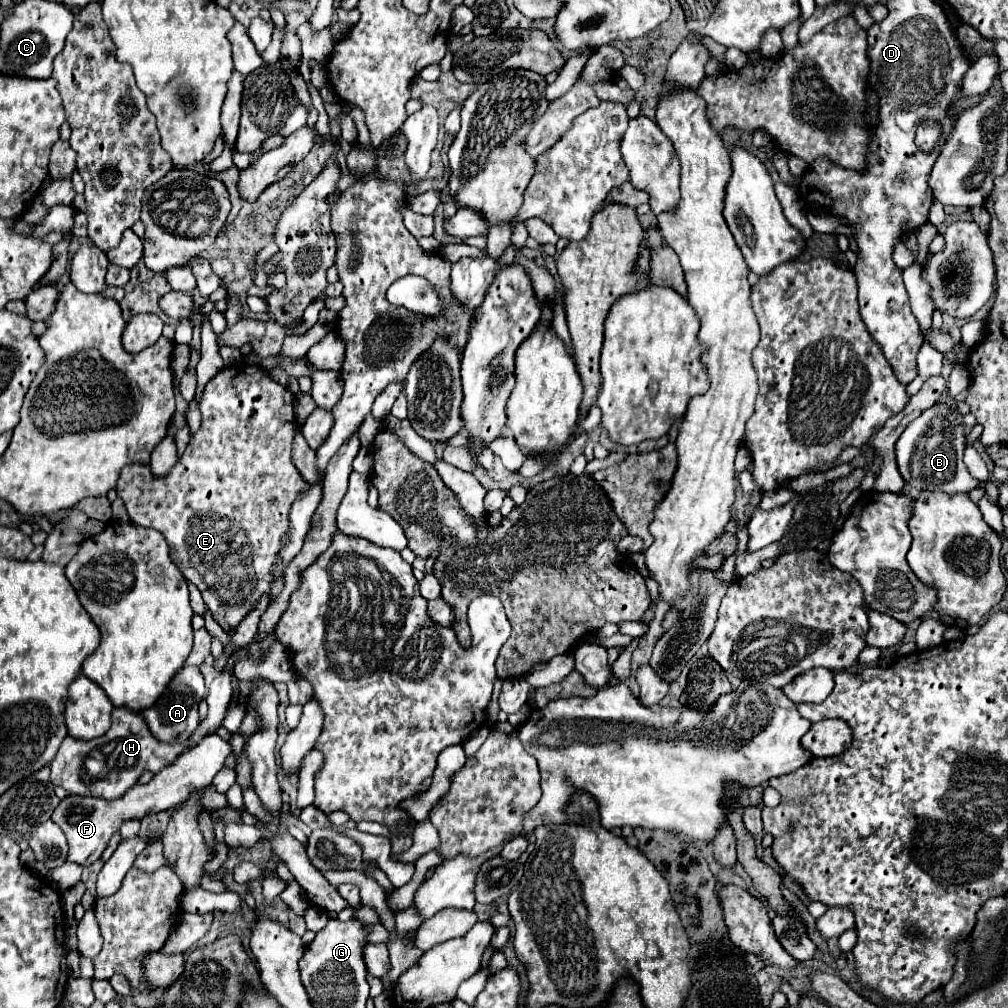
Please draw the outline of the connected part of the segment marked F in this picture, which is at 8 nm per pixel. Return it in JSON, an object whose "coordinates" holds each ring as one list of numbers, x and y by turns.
{"coordinates":[[208,735,200,745,184,753,174,765,168,765,166,769,156,773,148,785,136,785,134,789,130,789,130,793,126,793,126,797,120,797,118,801,102,801,96,797,78,797,78,795,64,797,52,813,52,821,58,823,58,827,66,835,68,841,66,861,78,863,82,867,90,867,94,861,100,859,110,837,120,829,124,821,142,819,146,815,172,809,178,803,182,803,186,795,192,793,194,789,208,787,214,775,224,767,224,759,230,753,232,749,228,741,220,739,218,735]]}

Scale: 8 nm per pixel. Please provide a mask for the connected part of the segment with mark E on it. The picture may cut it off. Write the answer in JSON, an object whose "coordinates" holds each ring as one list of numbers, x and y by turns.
{"coordinates":[[234,363,224,367,206,383,200,413,200,429,190,435,184,453,166,475,154,477,150,465,126,465,120,473,116,493,124,501,132,523,152,527,166,537,172,561,186,581,200,589,214,621,230,633,256,609,260,597,270,593,282,535,290,529,290,507,298,493,306,489,306,481,292,463,292,441,298,433,294,395,258,365]]}

